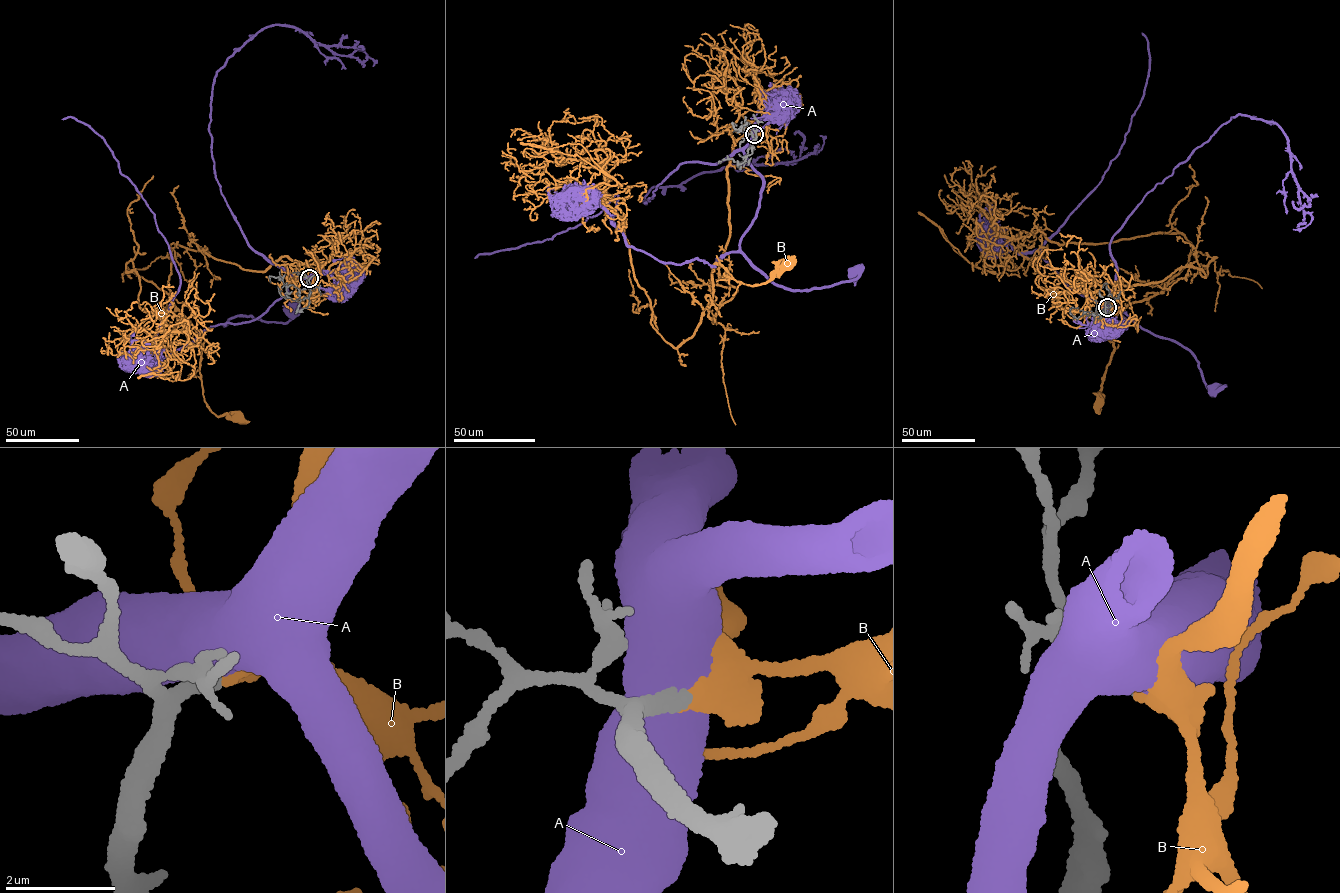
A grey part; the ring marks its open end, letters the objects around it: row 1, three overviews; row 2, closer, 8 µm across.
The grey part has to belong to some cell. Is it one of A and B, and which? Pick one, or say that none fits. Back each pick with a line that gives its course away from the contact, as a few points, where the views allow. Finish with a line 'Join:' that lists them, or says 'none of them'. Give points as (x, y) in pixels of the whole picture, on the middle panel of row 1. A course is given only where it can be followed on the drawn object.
B: course (753, 135), (733, 146), (727, 169), (719, 275), (737, 289), (713, 323), (713, 265), (753, 287), (784, 264)
Join: B

